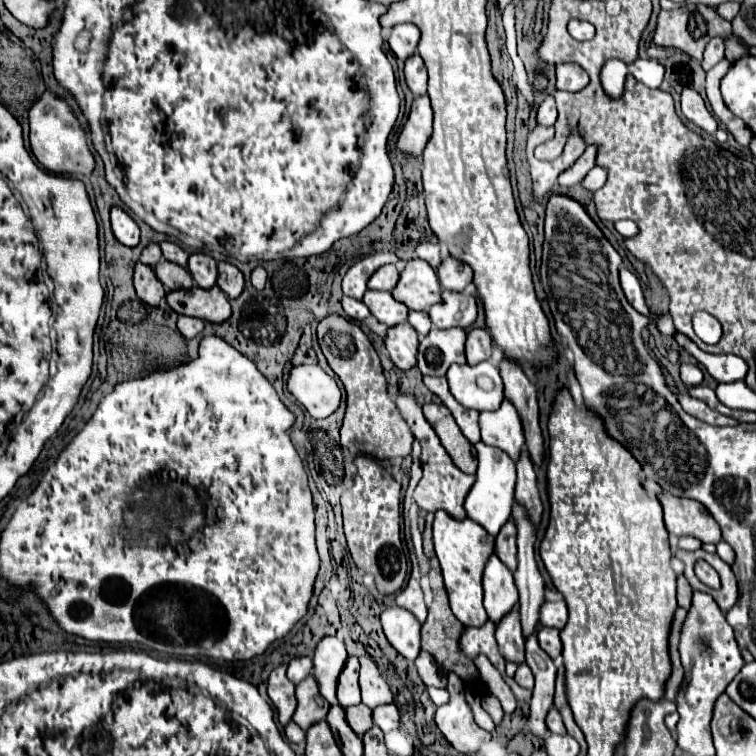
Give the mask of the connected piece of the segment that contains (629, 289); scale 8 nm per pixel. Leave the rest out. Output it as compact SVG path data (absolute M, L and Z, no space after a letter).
M620 268L620 284L622 284L622 290L628 298L628 302L644 316L648 316L648 306L646 306L646 300L644 300L644 294L642 294L642 288L640 288L640 282L638 278L626 270L626 268Z

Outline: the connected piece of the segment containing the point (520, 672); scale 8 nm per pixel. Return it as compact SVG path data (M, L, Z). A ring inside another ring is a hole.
M520 664L520 666L518 666L514 680L516 680L518 686L522 686L522 688L528 688L528 690L534 688L534 676L532 676L532 672L530 672L530 668L528 668L526 664Z

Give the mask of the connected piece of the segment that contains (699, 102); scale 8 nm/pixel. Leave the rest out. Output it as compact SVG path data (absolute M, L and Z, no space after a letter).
M684 88L680 98L682 98L682 114L692 124L702 128L706 134L714 134L718 124L716 124L716 118L706 110L706 104L704 104L702 96L692 88Z

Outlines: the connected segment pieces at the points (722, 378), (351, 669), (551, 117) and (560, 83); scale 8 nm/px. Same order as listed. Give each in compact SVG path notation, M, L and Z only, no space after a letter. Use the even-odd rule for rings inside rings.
M676 332L674 334L676 342L688 350L718 382L734 382L734 380L742 380L746 378L748 372L748 364L734 354L706 354L702 352L690 338L686 338L684 334Z
M348 658L342 676L338 678L338 704L342 708L356 706L360 702L358 688L358 658Z
M546 96L546 100L536 110L537 123L544 126L554 126L556 116L558 116L558 112L556 112L554 96Z
M574 62L570 64L558 64L556 70L556 88L566 92L578 92L588 84L586 70Z

